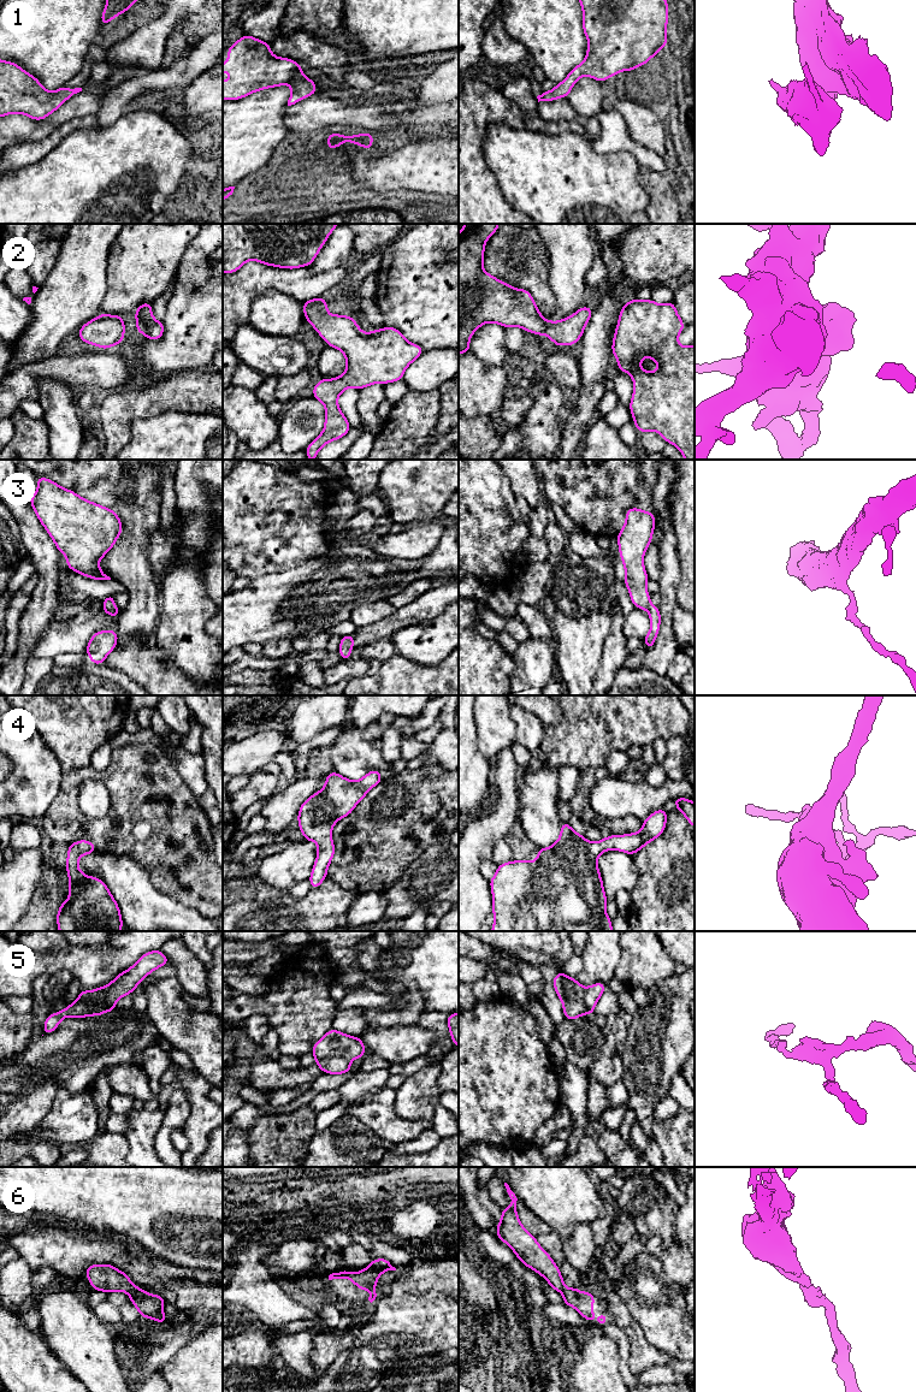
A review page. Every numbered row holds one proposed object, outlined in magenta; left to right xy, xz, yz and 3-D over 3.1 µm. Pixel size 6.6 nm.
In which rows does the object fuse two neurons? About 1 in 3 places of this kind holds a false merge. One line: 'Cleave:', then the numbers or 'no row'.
Cleave: 5

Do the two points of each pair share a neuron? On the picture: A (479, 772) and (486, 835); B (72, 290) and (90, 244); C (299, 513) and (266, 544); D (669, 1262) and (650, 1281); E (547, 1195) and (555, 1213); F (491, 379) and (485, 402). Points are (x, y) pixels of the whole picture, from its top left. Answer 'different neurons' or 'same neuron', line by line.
A: different neurons
B: same neuron
C: same neuron
D: different neurons
E: same neuron
F: same neuron

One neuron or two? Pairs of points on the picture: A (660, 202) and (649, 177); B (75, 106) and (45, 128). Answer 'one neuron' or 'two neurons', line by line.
A: one neuron
B: one neuron

